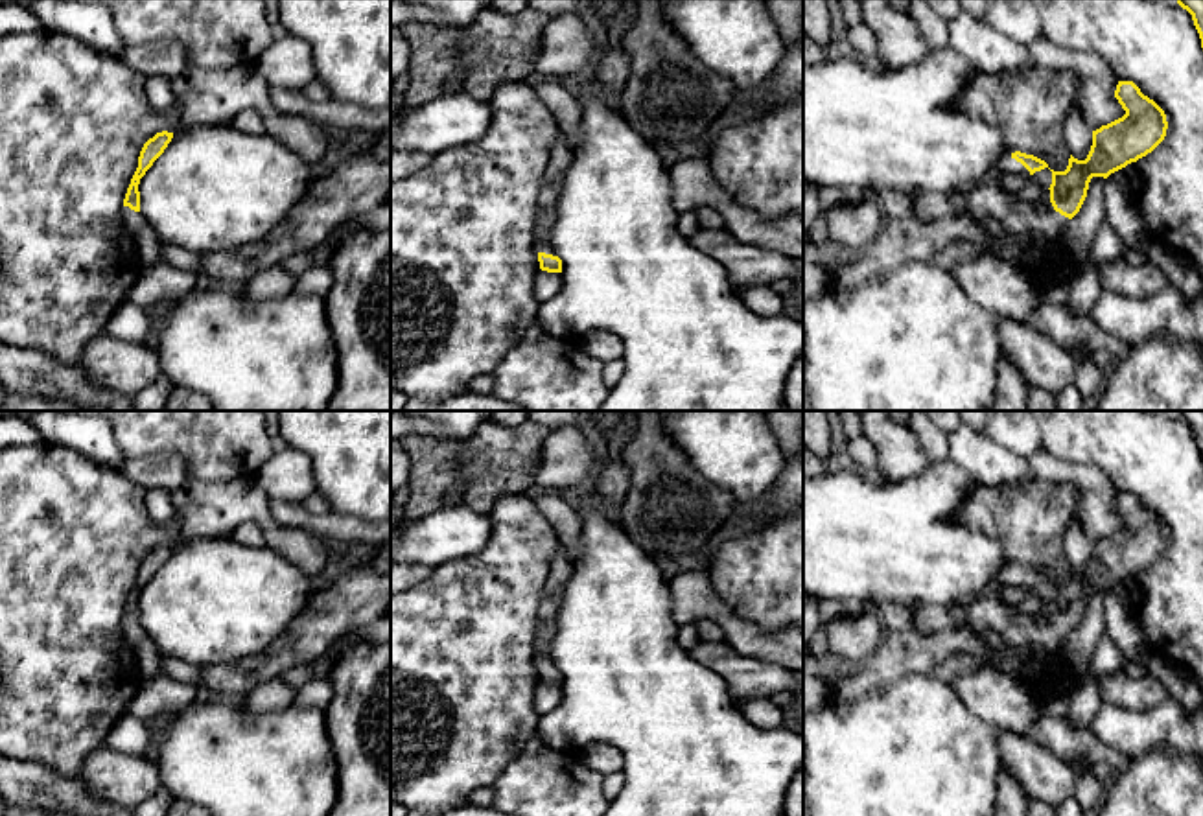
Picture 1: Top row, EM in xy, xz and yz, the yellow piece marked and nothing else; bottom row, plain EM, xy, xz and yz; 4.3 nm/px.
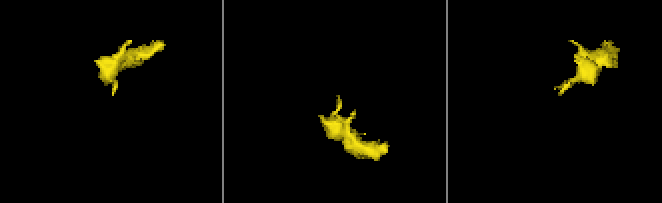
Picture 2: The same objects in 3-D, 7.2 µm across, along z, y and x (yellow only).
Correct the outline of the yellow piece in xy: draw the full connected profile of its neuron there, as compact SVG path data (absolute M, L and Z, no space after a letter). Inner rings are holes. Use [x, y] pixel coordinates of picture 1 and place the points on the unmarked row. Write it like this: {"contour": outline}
{"contour": "M162 543L144 556L138 569L138 580L123 612L123 634L136 654L142 678L160 674L162 659L166 654L157 647L147 630L140 624L138 597L146 584L153 578L153 575L164 565L171 551L173 545Z"}

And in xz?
{"contour": "M558 547L549 562L549 577L538 608L538 632L534 637L534 656L540 682L547 685L562 685L562 672L553 661L553 639L556 632L556 615L562 606L564 589L571 575L571 560Z"}

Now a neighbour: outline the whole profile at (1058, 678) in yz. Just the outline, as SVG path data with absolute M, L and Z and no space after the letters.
M1063 652L1048 658L1045 670L1037 678L1024 682L1032 689L1035 700L1052 694L1072 694L1081 683L1069 667Z

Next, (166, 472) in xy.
M177 453L123 459L118 470L146 490L164 490L169 494L190 479L186 462Z

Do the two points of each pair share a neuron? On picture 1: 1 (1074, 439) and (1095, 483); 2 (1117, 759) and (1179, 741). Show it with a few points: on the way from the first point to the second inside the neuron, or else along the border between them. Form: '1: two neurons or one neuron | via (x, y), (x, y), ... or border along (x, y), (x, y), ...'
1: two neurons | border along (1045, 448), (1065, 461), (1095, 465), (1117, 492)
2: two neurons | border along (1089, 732), (1130, 759)

